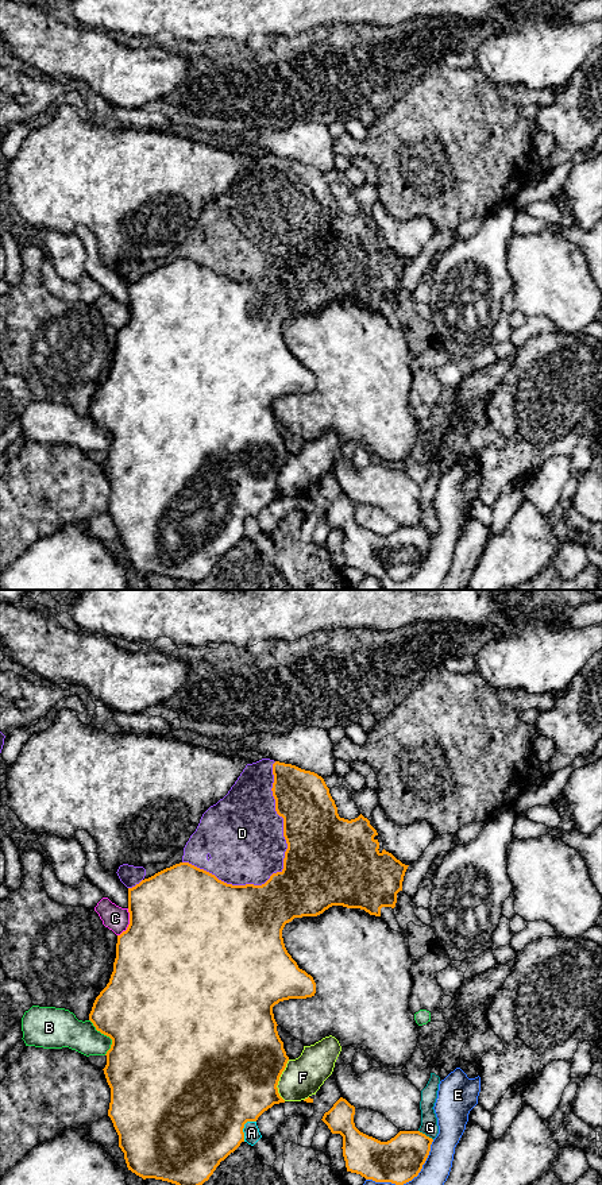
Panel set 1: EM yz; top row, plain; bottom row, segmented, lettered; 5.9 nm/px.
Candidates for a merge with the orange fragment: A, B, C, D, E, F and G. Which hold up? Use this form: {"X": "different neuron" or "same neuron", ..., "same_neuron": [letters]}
{"A": "different neuron", "B": "different neuron", "C": "different neuron", "D": "same neuron", "E": "different neuron", "F": "different neuron", "G": "different neuron", "same_neuron": ["D"]}

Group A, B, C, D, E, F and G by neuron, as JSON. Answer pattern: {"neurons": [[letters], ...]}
{"neurons": [["A"], ["B"], ["C"], ["D"], ["E"], ["F"], ["G"]]}

